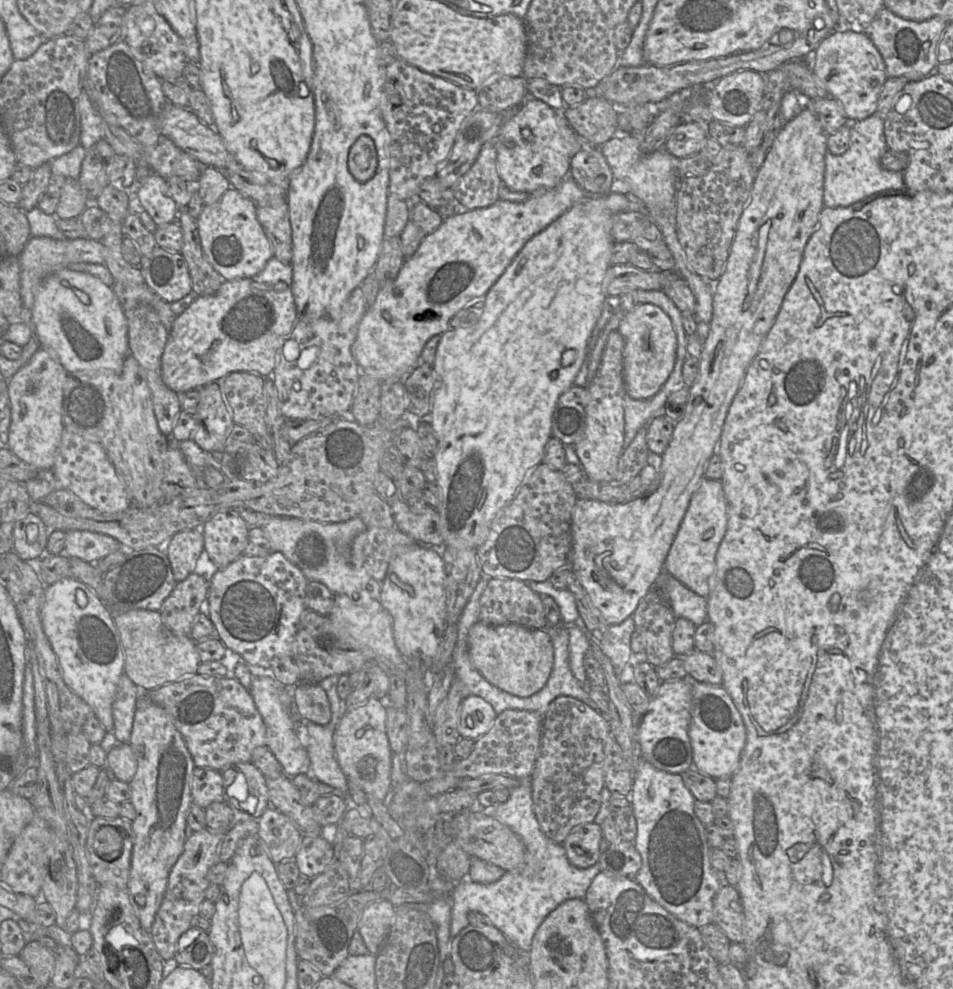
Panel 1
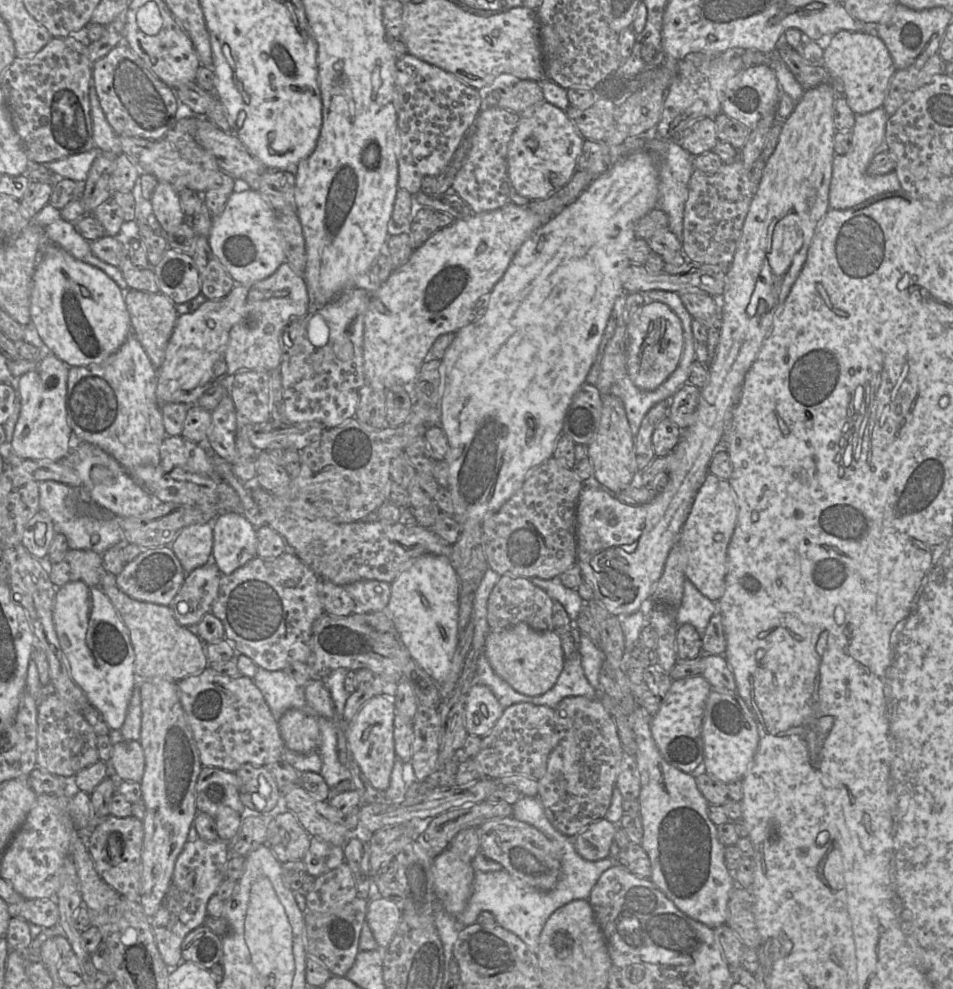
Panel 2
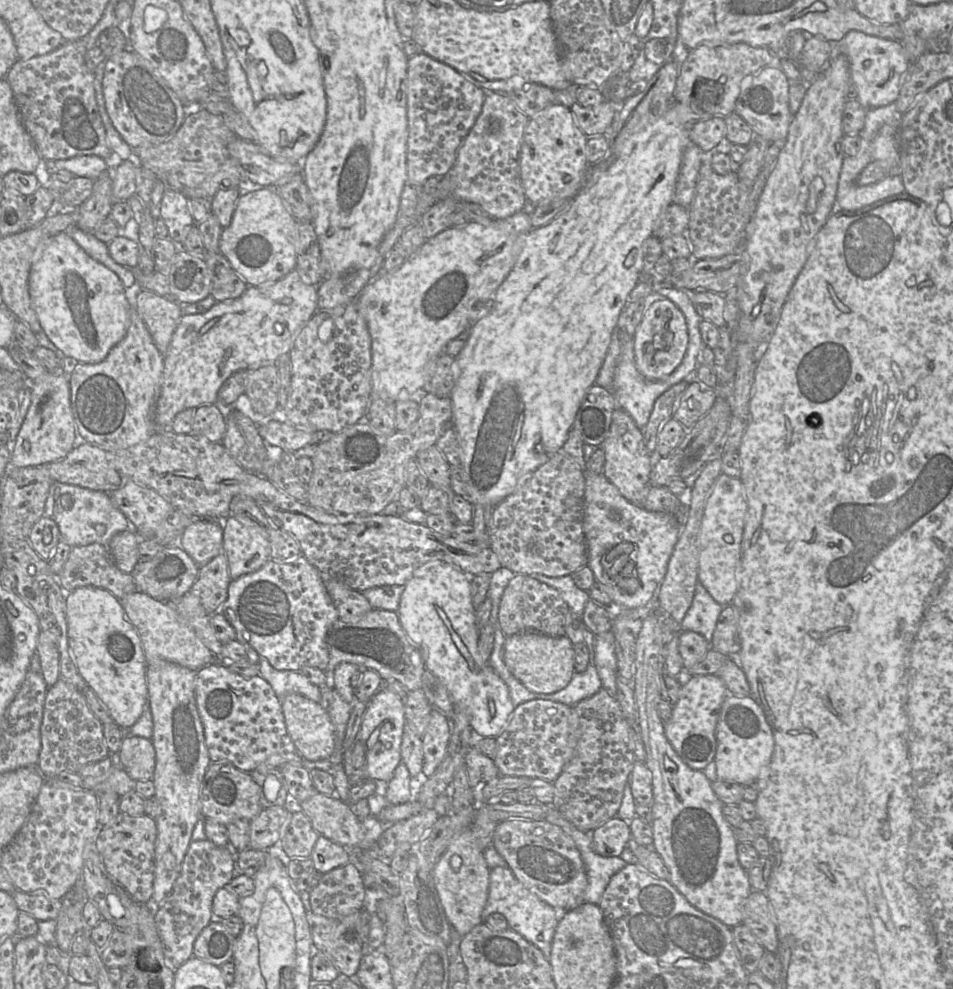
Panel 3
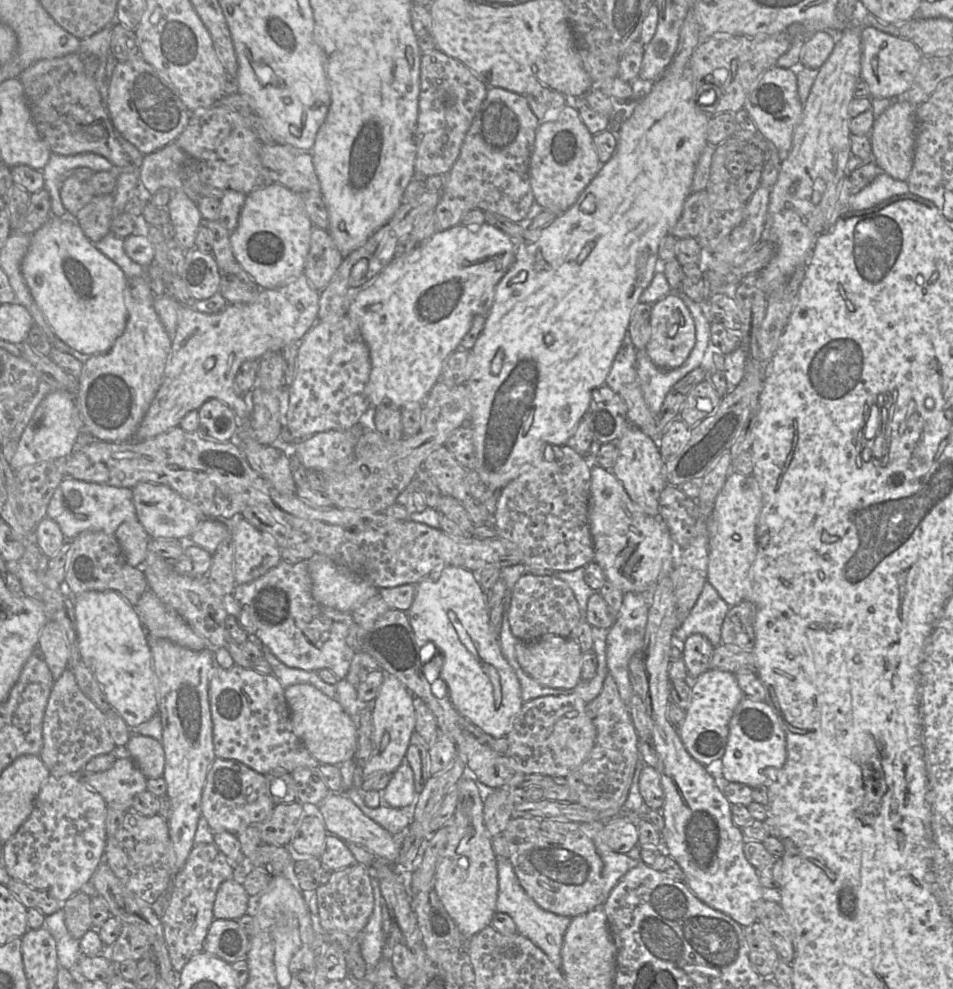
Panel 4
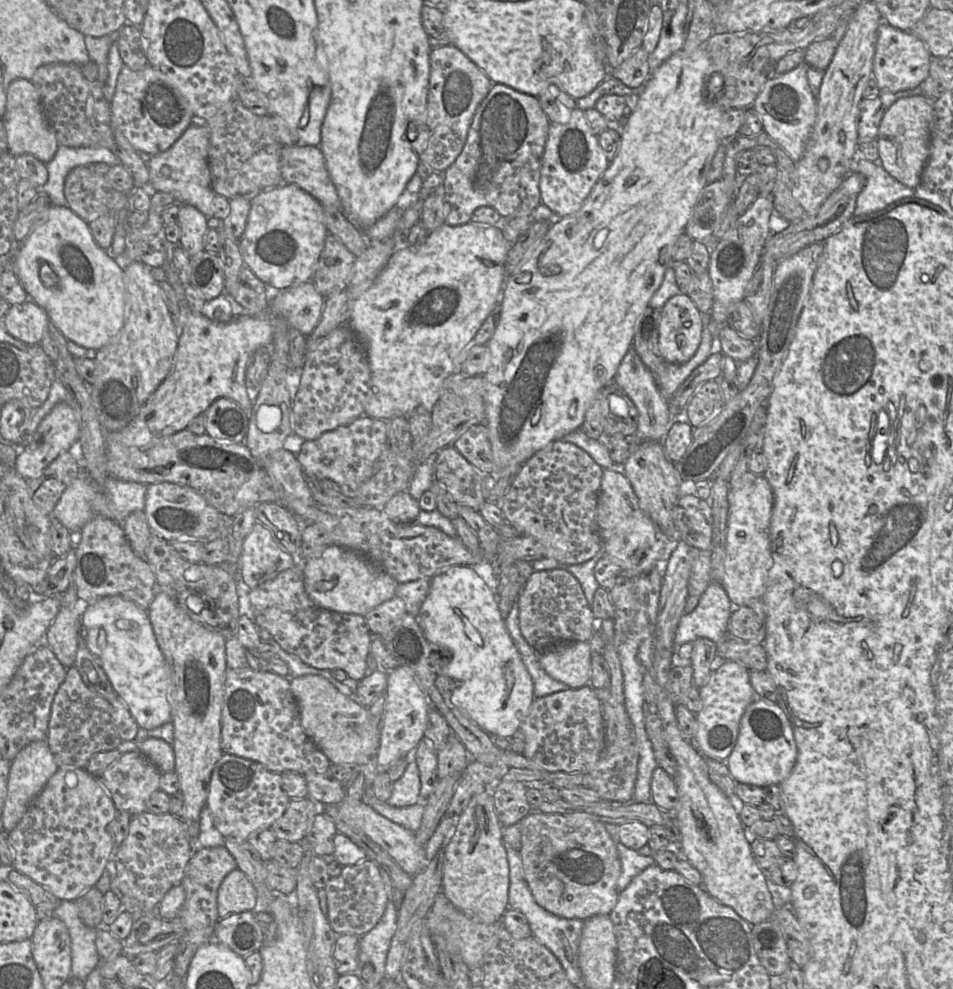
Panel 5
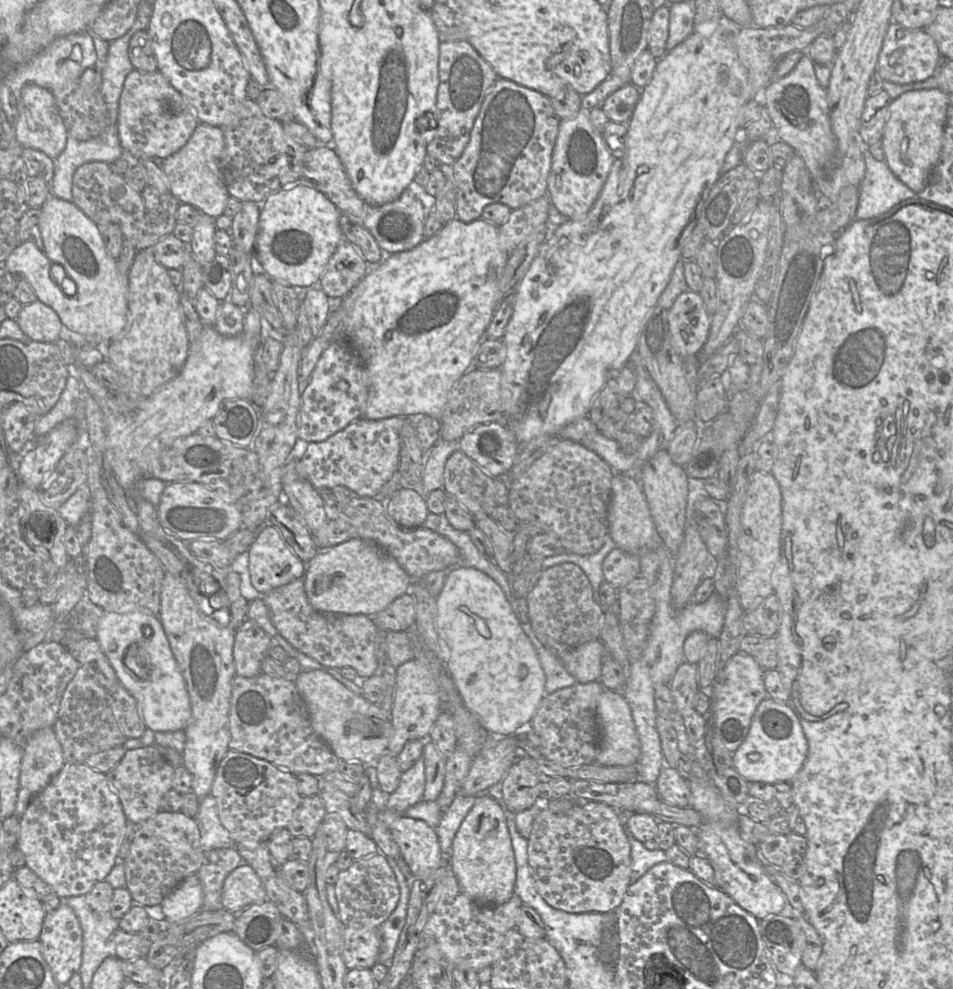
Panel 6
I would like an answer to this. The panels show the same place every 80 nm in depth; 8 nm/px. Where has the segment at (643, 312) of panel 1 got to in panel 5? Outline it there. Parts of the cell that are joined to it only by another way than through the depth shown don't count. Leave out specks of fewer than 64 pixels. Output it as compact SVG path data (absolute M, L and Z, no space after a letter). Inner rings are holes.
M686 294L671 297L662 307L658 346L669 364L687 362L697 351L702 338L703 319Z

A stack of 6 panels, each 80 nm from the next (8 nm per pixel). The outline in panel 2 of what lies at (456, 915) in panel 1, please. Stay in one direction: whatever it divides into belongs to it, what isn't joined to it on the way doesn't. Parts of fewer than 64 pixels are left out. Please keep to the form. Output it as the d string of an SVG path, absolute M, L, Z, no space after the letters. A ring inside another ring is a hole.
M522 795L512 807L511 817L538 829L558 847L562 866L560 879L553 889L541 891L525 884L504 869L496 872L476 872L472 894L466 908L457 918L457 923L461 928L464 928L475 924L481 912L490 912L494 915L499 926L515 934L532 952L536 953L541 931L548 918L558 908L573 900L588 900L599 877L603 872L613 867L616 862L613 862L611 858L599 861L583 859L575 850L573 838L561 834L551 825L537 797Z

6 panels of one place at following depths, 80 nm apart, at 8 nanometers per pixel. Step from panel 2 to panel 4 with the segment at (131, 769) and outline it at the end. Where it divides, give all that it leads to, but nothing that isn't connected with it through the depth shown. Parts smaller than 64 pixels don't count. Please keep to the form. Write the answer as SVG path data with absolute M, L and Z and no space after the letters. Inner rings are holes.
M132 734L125 746L146 778L163 776L165 753L160 741L150 736Z

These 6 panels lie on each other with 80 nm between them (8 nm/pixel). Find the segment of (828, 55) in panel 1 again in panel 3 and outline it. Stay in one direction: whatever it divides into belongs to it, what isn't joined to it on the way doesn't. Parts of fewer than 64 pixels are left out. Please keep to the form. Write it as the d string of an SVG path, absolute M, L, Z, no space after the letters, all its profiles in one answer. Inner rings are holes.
M851 30L838 43L832 44L835 46L835 53L847 58L856 100L866 110L886 106L896 101L902 85L902 76L911 64L900 41Z

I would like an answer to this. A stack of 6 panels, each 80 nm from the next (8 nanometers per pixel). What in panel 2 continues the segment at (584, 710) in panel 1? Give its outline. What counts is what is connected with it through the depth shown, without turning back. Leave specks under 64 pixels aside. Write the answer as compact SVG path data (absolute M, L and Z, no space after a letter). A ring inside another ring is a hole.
M566 697L555 707L554 728L557 744L551 751L546 772L538 781L537 798L544 808L551 825L568 837L581 832L587 826L605 818L609 809L624 749L614 719L598 698Z

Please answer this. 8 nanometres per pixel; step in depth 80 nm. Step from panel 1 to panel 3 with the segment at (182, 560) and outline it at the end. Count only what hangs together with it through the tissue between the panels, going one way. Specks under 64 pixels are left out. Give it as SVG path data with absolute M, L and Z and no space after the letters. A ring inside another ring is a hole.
M199 519L186 527L177 545L199 566L222 552L223 527L216 519Z

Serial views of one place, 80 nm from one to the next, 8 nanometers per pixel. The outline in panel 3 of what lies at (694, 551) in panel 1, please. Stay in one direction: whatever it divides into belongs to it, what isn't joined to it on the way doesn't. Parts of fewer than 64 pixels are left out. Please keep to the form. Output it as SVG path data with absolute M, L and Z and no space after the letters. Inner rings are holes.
M721 473L706 502L699 532L698 581L722 606L732 604L738 591L747 514L747 495L741 479Z

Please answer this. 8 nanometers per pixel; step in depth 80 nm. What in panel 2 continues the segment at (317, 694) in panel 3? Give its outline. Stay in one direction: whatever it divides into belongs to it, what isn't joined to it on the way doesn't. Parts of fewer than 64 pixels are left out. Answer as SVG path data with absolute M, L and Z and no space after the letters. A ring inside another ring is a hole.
M258 668L252 680L261 691L277 721L289 709L299 709L306 713L312 713L307 706L304 686L283 670L269 671Z

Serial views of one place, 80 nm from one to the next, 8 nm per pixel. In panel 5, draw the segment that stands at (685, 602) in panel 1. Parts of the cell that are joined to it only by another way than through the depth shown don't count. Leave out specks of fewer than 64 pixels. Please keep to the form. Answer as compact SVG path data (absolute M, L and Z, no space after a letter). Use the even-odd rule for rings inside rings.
M711 581L693 611L681 617L674 634L674 647L697 638L710 639L718 645L727 635L732 610L725 589Z

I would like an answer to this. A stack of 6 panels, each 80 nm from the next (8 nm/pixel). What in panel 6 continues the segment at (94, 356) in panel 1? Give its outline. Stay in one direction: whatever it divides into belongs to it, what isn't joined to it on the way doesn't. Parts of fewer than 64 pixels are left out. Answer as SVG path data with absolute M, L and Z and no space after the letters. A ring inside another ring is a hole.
M49 195L40 208L40 218L32 235L24 242L19 243L3 263L3 267L14 275L23 276L35 291L37 300L51 307L59 316L62 324L73 332L84 335L89 342L98 343L97 347L104 347L117 336L125 327L128 312L128 275L124 275L117 266L117 260L106 251L98 225L86 216L73 202Z

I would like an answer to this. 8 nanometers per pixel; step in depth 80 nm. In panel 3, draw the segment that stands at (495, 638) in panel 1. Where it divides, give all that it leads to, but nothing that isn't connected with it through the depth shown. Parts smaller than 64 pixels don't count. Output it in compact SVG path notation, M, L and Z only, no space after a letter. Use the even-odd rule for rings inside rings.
M536 631L506 636L503 659L510 673L535 693L557 692L568 685L575 673L573 643L565 636L549 636Z

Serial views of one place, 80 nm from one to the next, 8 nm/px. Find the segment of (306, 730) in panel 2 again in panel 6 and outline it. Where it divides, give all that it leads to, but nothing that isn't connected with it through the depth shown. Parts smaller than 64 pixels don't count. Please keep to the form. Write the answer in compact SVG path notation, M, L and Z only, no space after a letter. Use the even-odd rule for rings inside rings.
M322 670L302 671L294 683L306 706L313 730L328 744L340 760L367 764L385 754L392 735L390 712L367 701L361 695L355 694Z

